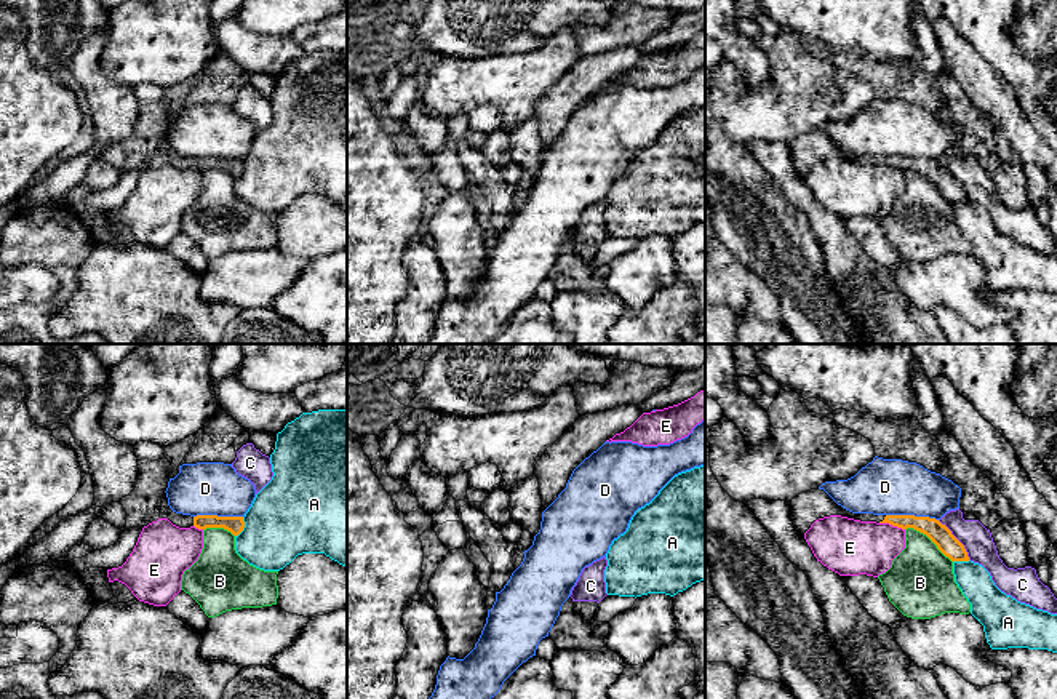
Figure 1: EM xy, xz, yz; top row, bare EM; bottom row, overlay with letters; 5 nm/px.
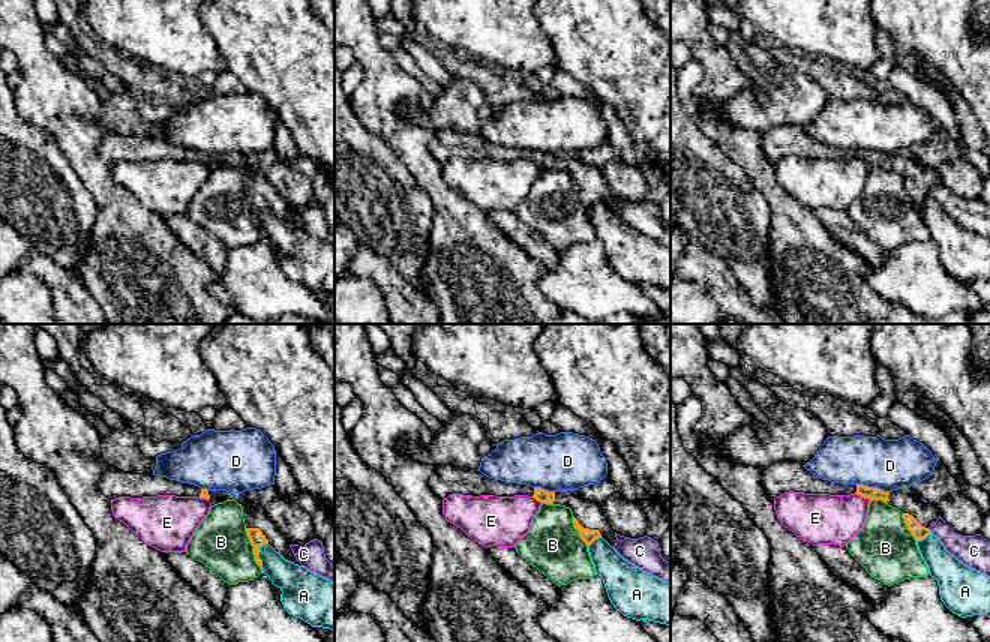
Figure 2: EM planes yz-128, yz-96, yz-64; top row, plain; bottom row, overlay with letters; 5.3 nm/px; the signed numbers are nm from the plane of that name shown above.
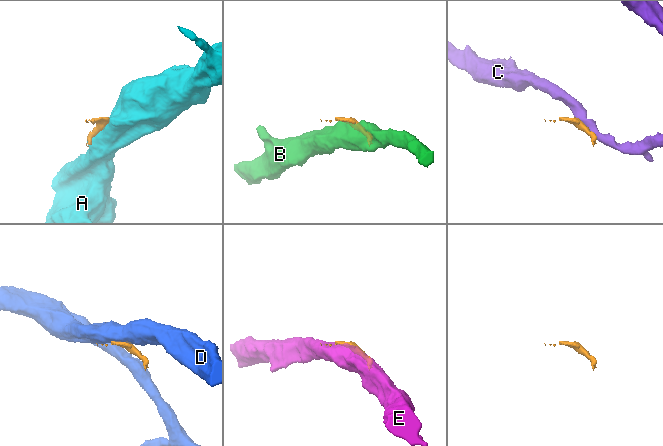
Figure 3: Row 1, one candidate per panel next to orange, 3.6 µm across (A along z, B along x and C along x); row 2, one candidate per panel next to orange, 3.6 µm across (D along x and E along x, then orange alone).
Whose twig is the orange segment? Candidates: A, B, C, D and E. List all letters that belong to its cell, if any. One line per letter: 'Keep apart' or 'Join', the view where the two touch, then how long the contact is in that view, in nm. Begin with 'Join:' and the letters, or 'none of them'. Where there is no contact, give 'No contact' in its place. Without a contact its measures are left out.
Join: none of them
A: Keep apart. Touches orange in xy. Shared border 110 nm
B: Keep apart. Touches orange in yz. Shared border 300 nm
C: Keep apart. Touches orange in yz. Shared border 260 nm
D: Keep apart. Touches orange in yz. Shared border 260 nm
E: Keep apart. Touches orange in yz. Shared border 130 nm

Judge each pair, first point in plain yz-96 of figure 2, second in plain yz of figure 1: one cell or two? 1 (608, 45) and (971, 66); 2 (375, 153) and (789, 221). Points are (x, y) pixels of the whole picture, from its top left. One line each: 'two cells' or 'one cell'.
1: two cells
2: one cell

